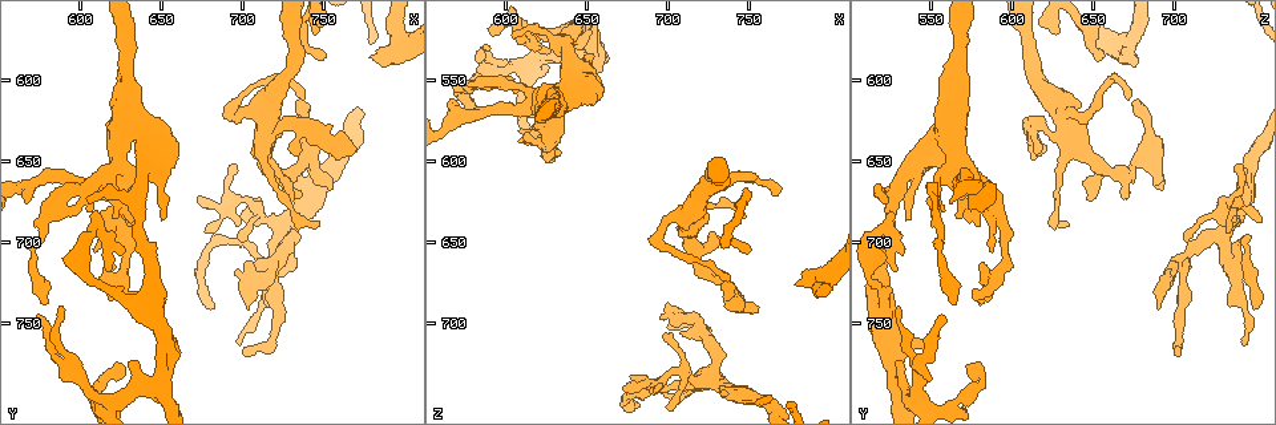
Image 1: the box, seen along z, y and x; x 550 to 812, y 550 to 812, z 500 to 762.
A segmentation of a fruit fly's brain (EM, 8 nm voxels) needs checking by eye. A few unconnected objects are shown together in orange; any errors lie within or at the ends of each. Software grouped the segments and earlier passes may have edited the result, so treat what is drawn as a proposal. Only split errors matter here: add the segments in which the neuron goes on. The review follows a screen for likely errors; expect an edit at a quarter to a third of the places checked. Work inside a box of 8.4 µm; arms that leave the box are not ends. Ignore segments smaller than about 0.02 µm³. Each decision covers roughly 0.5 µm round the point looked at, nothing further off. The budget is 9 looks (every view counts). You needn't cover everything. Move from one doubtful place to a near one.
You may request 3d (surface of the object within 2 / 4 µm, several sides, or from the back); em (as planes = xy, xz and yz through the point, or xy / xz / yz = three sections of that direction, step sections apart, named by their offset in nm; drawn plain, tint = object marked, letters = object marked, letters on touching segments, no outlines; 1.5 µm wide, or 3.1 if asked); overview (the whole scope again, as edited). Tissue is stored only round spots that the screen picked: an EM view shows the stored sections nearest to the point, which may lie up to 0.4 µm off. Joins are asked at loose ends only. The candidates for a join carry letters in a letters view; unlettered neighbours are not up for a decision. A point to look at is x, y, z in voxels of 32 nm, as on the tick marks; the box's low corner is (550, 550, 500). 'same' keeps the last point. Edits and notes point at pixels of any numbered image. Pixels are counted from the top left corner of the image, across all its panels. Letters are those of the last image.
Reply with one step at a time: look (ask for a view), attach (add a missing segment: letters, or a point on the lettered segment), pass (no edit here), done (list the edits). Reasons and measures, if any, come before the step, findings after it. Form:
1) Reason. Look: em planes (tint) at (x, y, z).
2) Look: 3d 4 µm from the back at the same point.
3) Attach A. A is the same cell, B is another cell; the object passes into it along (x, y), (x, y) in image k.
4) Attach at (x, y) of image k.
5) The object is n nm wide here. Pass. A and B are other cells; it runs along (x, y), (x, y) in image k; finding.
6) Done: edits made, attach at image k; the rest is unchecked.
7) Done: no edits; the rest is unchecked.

Look: em xy step 4 (tint) at (632, 690, 580).

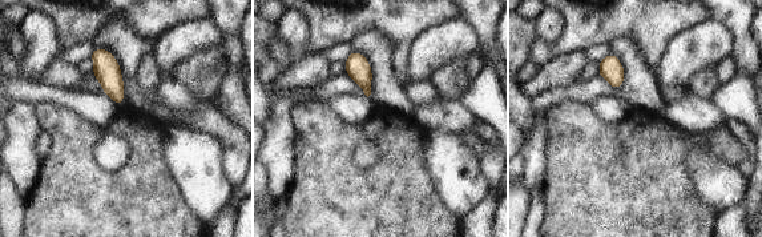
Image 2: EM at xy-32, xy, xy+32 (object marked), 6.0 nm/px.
Look: em planes (letters) at the same point.

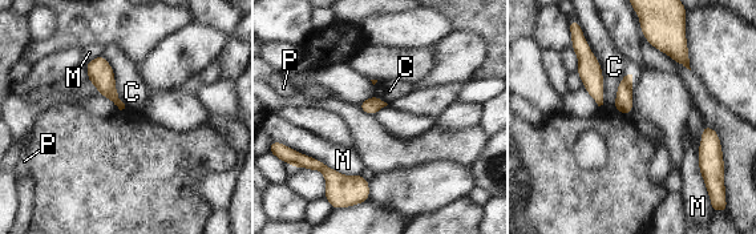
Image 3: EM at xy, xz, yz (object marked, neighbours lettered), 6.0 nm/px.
Pass. C, M and P are other cells; none of them fits.

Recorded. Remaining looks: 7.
An open end. Look: em xz step 4 (letters) at (748, 580, 654).

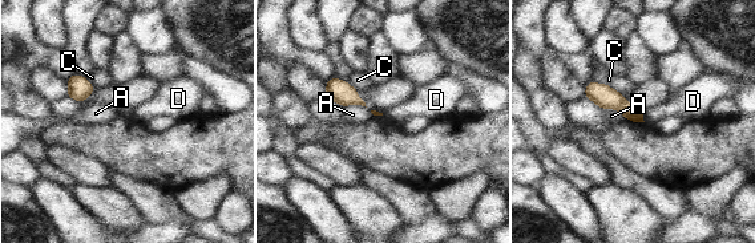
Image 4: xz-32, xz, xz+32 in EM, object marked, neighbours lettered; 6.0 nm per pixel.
Pass. A, C and D are other cells; a border runs along (642, 112), (645, 121) in image 4; none of them fits.

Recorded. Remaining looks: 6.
Thin end. Look: 3d 4 µm at (694, 650, 738).

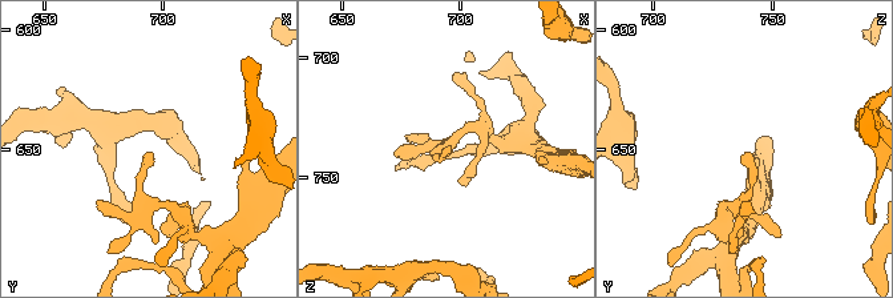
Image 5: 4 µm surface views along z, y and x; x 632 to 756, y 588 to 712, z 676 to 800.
Shape alone is not enough. Look: em xz step 8 (tint) at (694, 652, 737).

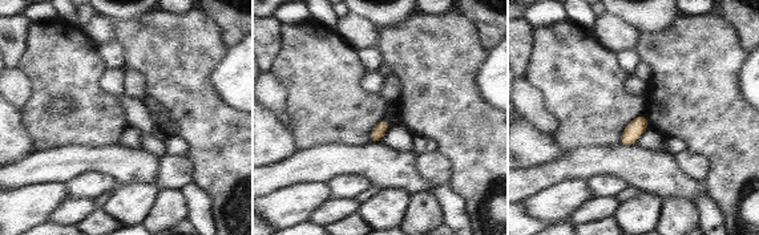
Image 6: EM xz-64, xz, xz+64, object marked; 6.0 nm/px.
Cut it another way. Look: em planes (letters) at the same point.

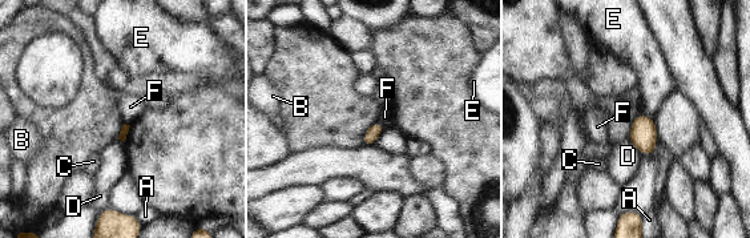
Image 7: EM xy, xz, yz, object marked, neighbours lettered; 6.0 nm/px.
The longest contact is with D, 130 nm. Pass. A, B, C, D, E and F are other cells; a border runs along (376, 121), (384, 128) in image 7; no lettered segment goes on from it.

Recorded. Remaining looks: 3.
Free end. Look: 3d 4 µm at (628, 774, 528).

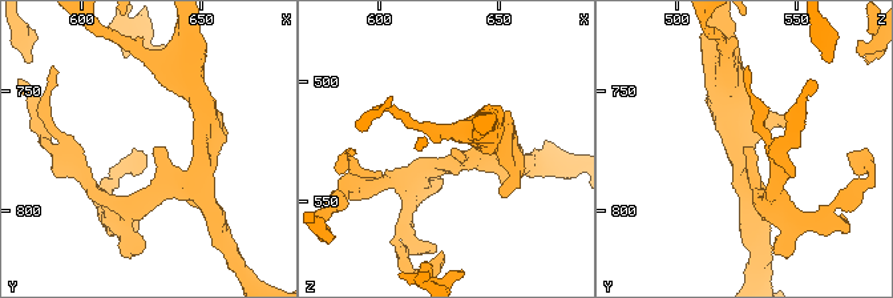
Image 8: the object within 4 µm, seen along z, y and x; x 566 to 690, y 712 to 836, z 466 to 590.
Look: em planes (letters) at (630, 775, 528).

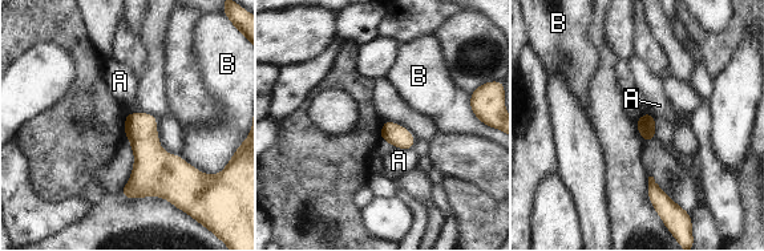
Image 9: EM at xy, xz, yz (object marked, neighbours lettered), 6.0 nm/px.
Pass. A and B are other cells; a border runs along (393, 146), (411, 150) in image 9; none of them fits.

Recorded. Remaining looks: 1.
Done: no edits; the rest is unchecked.

